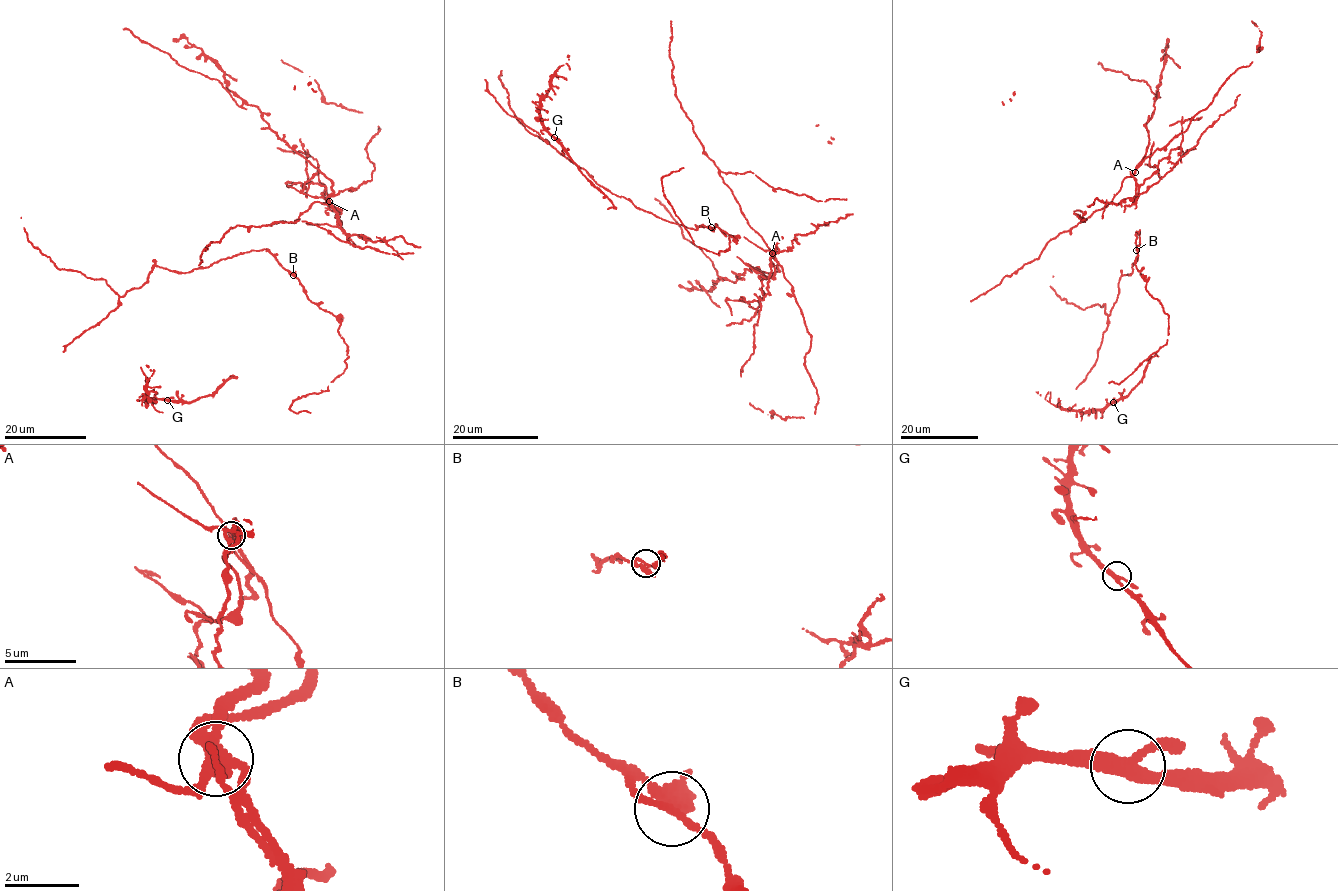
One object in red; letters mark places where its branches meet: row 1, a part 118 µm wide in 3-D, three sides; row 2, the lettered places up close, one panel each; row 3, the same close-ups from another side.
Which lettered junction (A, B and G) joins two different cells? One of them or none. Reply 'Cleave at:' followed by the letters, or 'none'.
Cleave at: A

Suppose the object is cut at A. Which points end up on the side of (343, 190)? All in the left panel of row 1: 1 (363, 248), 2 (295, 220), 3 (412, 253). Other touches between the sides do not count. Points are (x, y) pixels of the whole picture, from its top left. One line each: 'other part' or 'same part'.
1: same part
2: same part
3: same part

